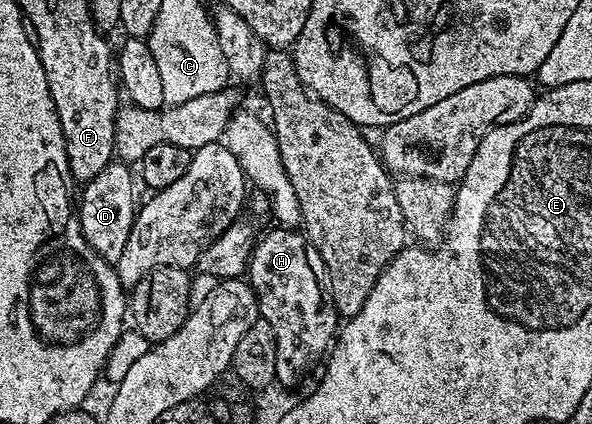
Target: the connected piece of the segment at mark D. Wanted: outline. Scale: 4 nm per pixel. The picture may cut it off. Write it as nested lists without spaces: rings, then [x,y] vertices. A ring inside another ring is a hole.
[[[123,161],[109,162],[101,172],[83,185],[82,200],[76,210],[78,224],[85,240],[92,246],[94,252],[100,254],[112,266],[117,265],[124,252],[124,244],[131,232],[136,211],[134,182],[129,168],[131,167]]]

